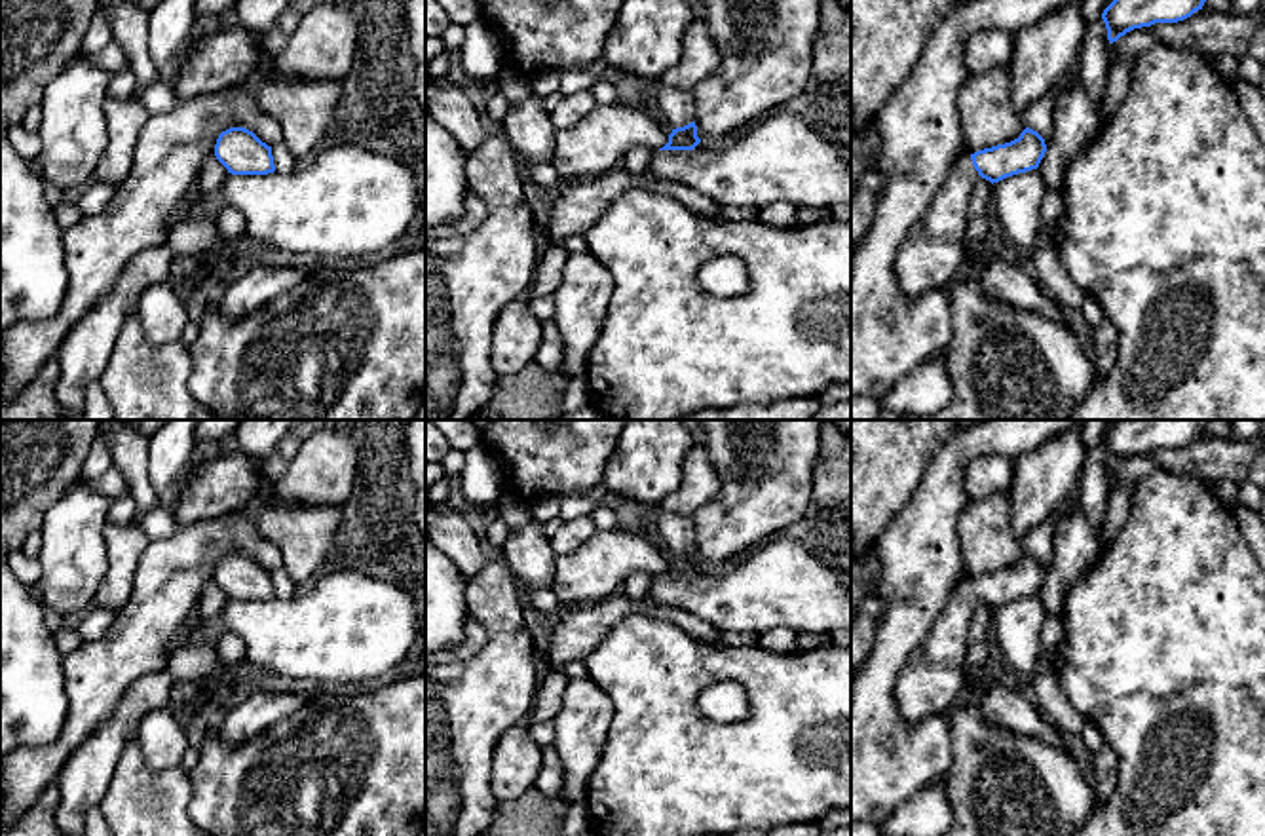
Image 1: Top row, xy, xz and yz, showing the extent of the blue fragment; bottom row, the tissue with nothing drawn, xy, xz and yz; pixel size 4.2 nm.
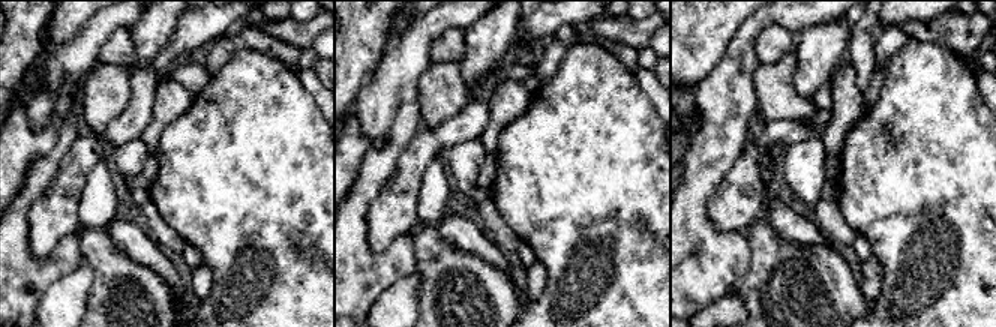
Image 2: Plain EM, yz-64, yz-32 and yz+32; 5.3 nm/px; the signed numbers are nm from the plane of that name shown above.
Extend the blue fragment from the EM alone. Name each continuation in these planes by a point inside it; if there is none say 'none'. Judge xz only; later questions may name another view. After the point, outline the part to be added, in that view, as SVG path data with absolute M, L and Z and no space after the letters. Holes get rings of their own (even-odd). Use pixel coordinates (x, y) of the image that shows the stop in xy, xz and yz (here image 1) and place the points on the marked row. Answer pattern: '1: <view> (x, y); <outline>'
1: xz (675, 107); M661 86L655 106L655 116L661 124L670 125L672 129L684 127L695 120L695 114L693 89Z

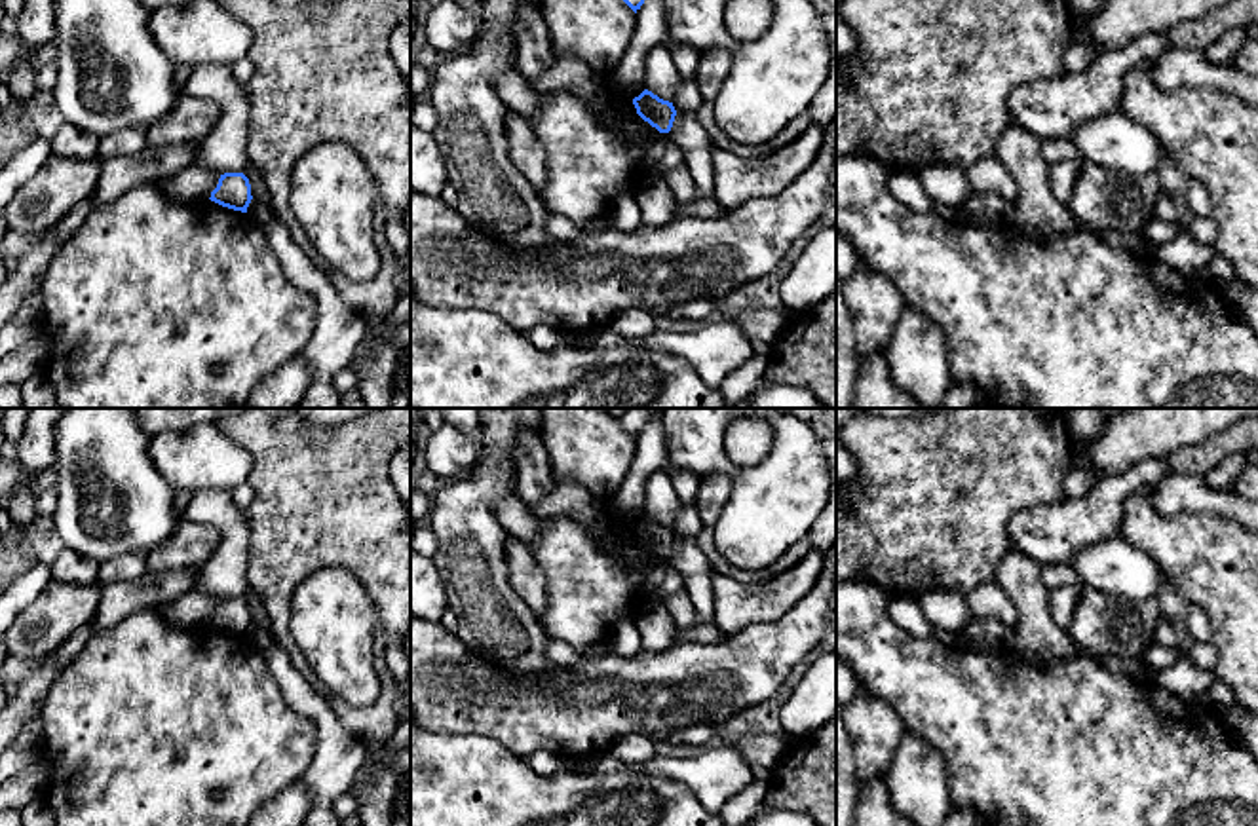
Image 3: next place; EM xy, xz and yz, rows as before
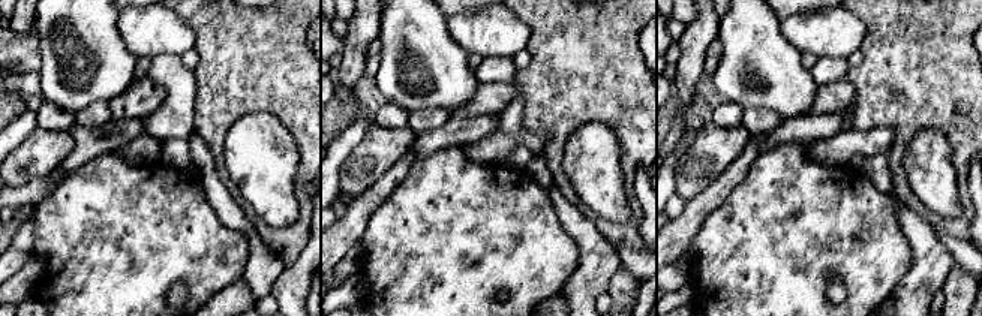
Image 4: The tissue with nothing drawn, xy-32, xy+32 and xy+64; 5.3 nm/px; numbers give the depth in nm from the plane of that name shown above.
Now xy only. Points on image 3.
none

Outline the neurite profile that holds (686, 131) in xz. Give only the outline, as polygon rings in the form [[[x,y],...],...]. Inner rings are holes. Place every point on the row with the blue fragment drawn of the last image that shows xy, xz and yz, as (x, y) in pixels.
[[[677,112],[669,135],[682,150],[684,165],[696,182],[697,197],[715,197],[713,142],[696,114]]]

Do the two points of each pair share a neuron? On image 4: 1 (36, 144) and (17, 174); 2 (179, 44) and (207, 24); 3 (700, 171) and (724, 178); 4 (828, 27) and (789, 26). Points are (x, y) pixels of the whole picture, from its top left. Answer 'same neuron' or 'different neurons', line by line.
1: same neuron
2: different neurons
3: different neurons
4: same neuron

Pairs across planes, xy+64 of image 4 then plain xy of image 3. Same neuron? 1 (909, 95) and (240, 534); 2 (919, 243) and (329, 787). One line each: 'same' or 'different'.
1: different
2: same

